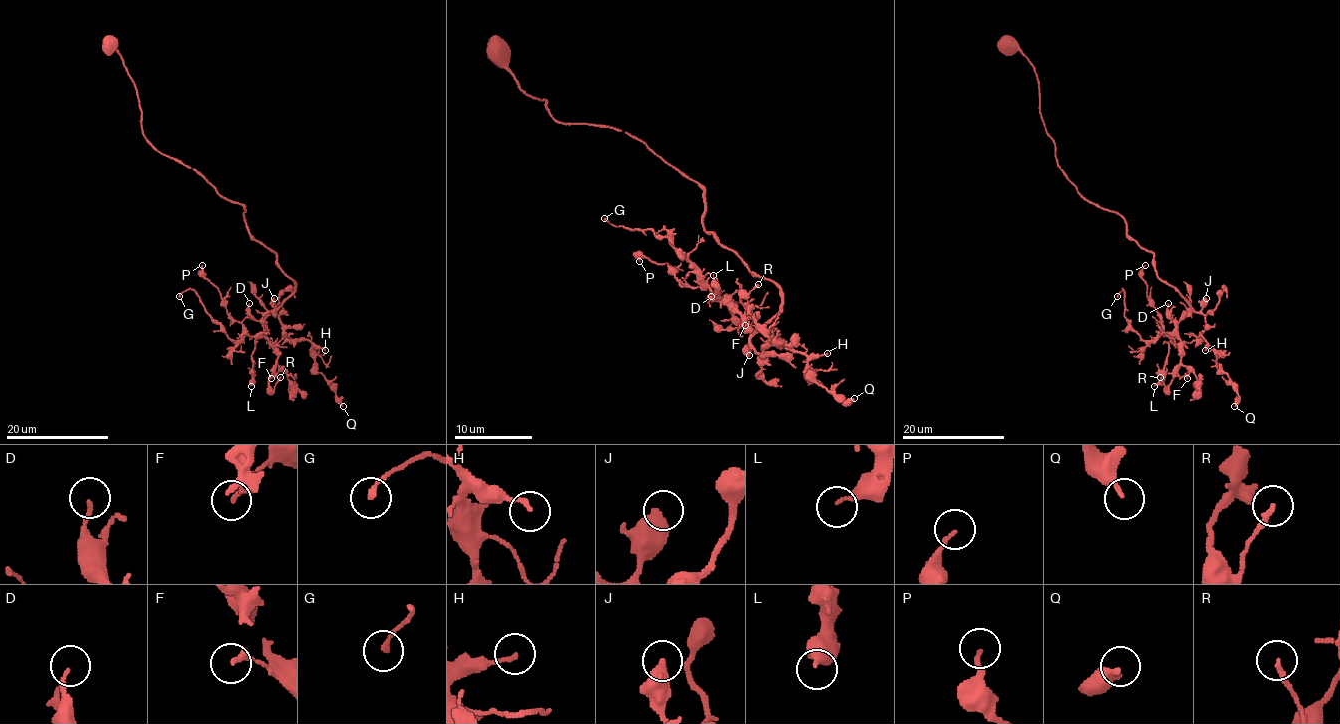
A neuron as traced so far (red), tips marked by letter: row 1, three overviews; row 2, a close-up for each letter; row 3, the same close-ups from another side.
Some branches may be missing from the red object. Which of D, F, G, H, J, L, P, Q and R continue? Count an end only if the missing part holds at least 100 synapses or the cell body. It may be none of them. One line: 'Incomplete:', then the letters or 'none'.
Incomplete: none

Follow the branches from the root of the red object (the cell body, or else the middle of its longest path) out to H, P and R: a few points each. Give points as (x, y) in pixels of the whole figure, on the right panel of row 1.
H: (1008, 47), (1034, 69), (1063, 174), (1089, 202), (1123, 219), (1156, 275), (1205, 317), (1205, 350)
P: (1008, 47), (1034, 69), (1066, 178), (1123, 219), (1188, 304), (1168, 336), (1145, 265)
R: (1008, 47), (1034, 69), (1066, 178), (1123, 219), (1190, 307), (1177, 325), (1181, 364), (1167, 388), (1160, 377)

